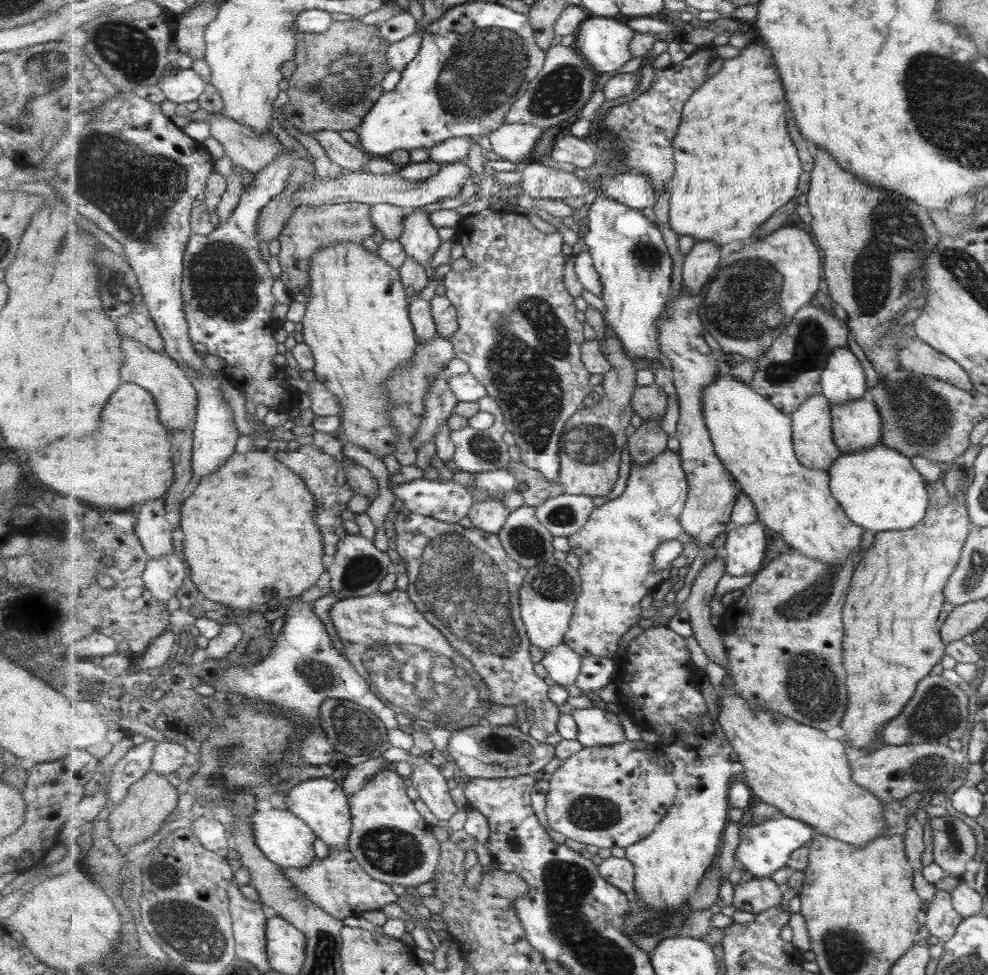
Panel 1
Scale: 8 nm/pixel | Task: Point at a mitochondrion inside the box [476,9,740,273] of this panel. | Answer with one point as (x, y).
(559, 91)

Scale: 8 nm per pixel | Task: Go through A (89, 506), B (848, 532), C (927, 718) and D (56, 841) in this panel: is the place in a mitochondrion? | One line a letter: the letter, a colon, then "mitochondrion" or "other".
A: other
B: other
C: mitochondrion
D: other

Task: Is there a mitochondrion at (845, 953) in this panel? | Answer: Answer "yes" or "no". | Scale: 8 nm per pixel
yes

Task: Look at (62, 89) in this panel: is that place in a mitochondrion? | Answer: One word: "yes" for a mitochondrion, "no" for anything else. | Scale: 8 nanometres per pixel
no

